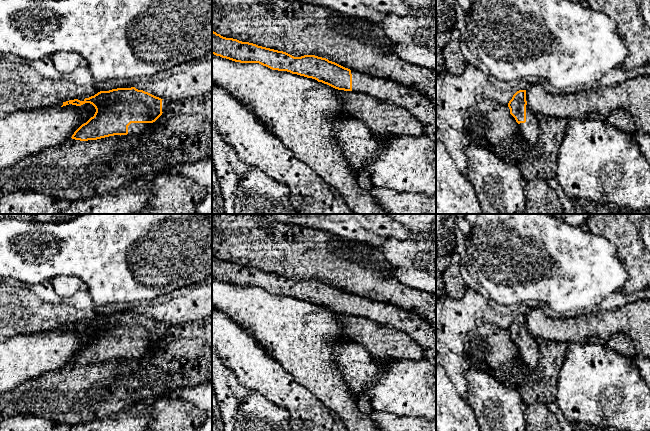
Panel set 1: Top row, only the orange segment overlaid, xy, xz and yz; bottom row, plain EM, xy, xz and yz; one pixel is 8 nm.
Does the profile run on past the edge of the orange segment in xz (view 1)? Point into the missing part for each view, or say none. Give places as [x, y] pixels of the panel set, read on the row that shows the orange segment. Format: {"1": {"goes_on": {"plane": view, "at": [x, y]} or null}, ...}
{"1": {"goes_on": {"plane": "xz", "at": [423, 109]}}}

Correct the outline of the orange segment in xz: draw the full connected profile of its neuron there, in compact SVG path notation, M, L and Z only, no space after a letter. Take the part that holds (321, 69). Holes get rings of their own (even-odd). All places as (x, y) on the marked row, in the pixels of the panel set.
M213 30L212 54L235 62L259 63L272 70L312 78L338 90L390 100L408 110L427 132L436 131L436 104L420 92L393 80L353 71L315 55L294 57L283 51L223 37Z

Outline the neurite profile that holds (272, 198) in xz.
M248 166L245 174L239 175L235 191L236 214L299 214L290 202L290 191L284 184L269 178L260 169Z

